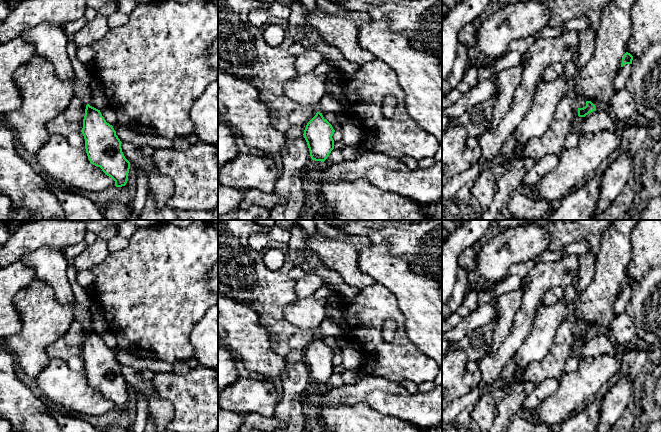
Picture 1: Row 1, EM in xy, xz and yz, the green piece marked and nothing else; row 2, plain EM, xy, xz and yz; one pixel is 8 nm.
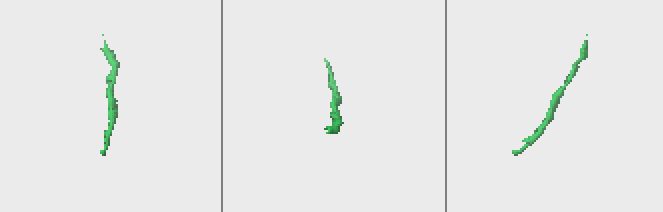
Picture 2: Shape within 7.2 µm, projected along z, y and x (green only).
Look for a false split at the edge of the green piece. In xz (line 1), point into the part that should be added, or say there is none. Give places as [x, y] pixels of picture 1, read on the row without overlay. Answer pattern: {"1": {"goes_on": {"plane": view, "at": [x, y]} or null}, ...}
{"1": {"goes_on": null}}

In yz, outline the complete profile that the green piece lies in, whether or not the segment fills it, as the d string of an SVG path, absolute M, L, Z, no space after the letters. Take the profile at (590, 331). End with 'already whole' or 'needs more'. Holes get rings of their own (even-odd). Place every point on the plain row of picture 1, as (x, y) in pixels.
M586 325L586 330L583 332L578 332L578 340L585 341L589 337L596 334L595 329L591 325Z; already whole

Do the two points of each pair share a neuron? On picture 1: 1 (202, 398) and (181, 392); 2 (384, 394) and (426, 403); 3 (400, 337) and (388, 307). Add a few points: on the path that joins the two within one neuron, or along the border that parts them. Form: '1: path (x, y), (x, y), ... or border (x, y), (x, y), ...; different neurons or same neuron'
1: path (197, 396), (186, 392); same neuron
2: path (394, 400), (400, 403), (416, 403); same neuron
3: path (400, 330), (400, 320), (395, 314); same neuron

